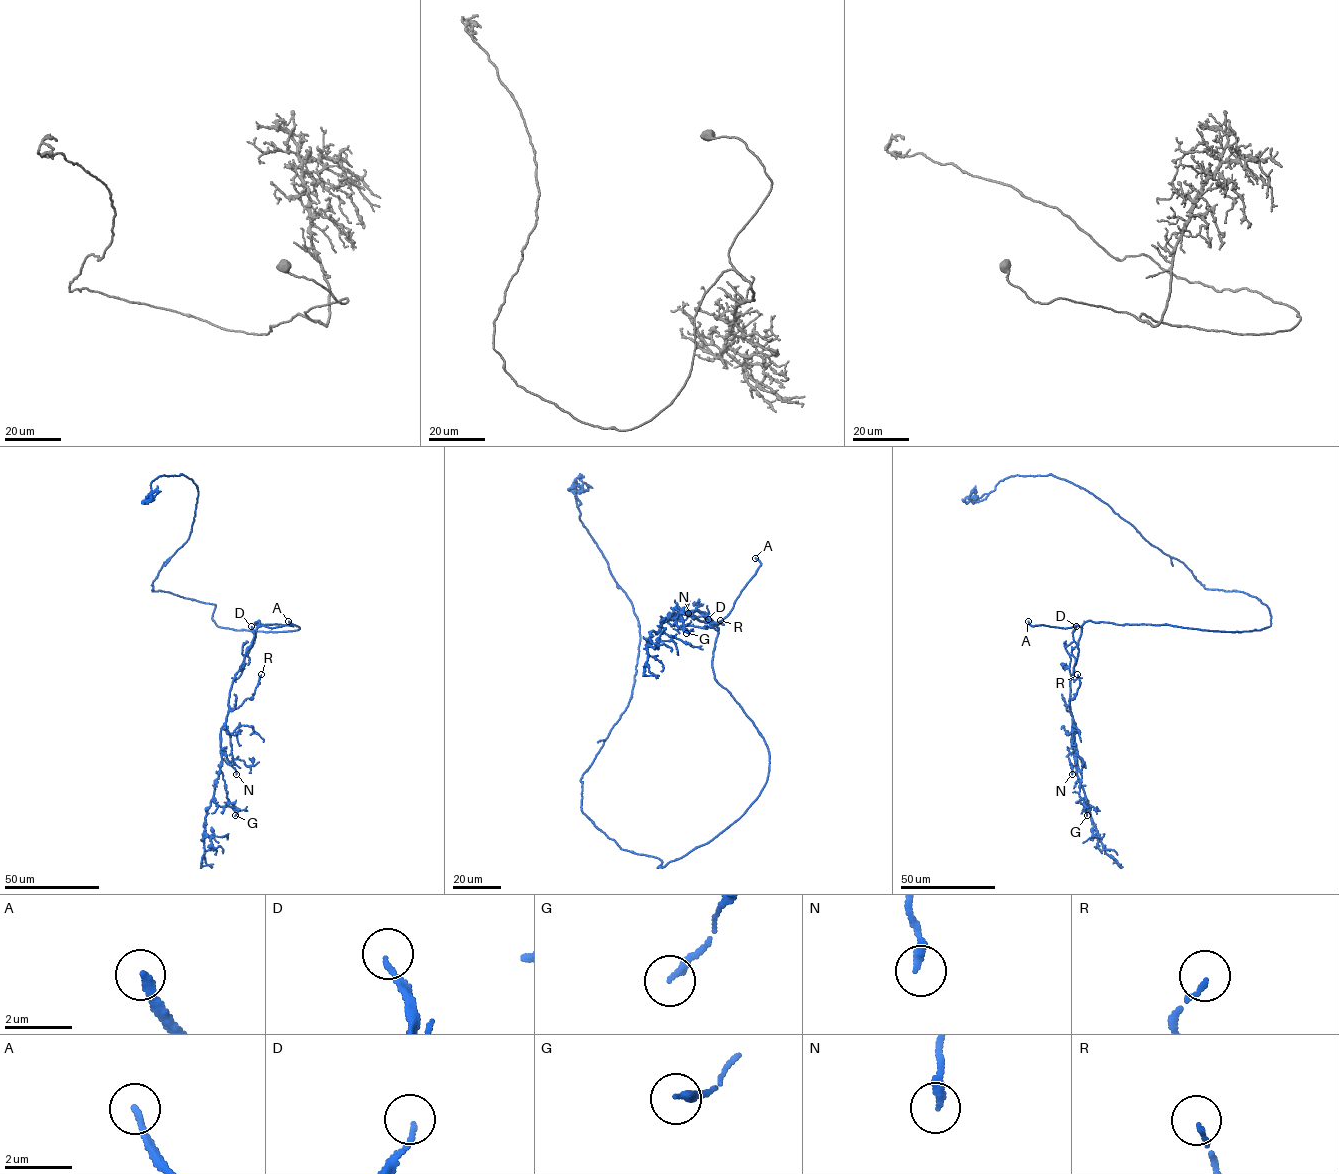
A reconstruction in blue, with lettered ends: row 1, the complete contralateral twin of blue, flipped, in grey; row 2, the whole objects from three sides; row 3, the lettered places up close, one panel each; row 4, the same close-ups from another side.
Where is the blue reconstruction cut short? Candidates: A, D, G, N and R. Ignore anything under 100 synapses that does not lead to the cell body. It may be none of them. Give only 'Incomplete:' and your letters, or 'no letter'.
Incomplete: A

